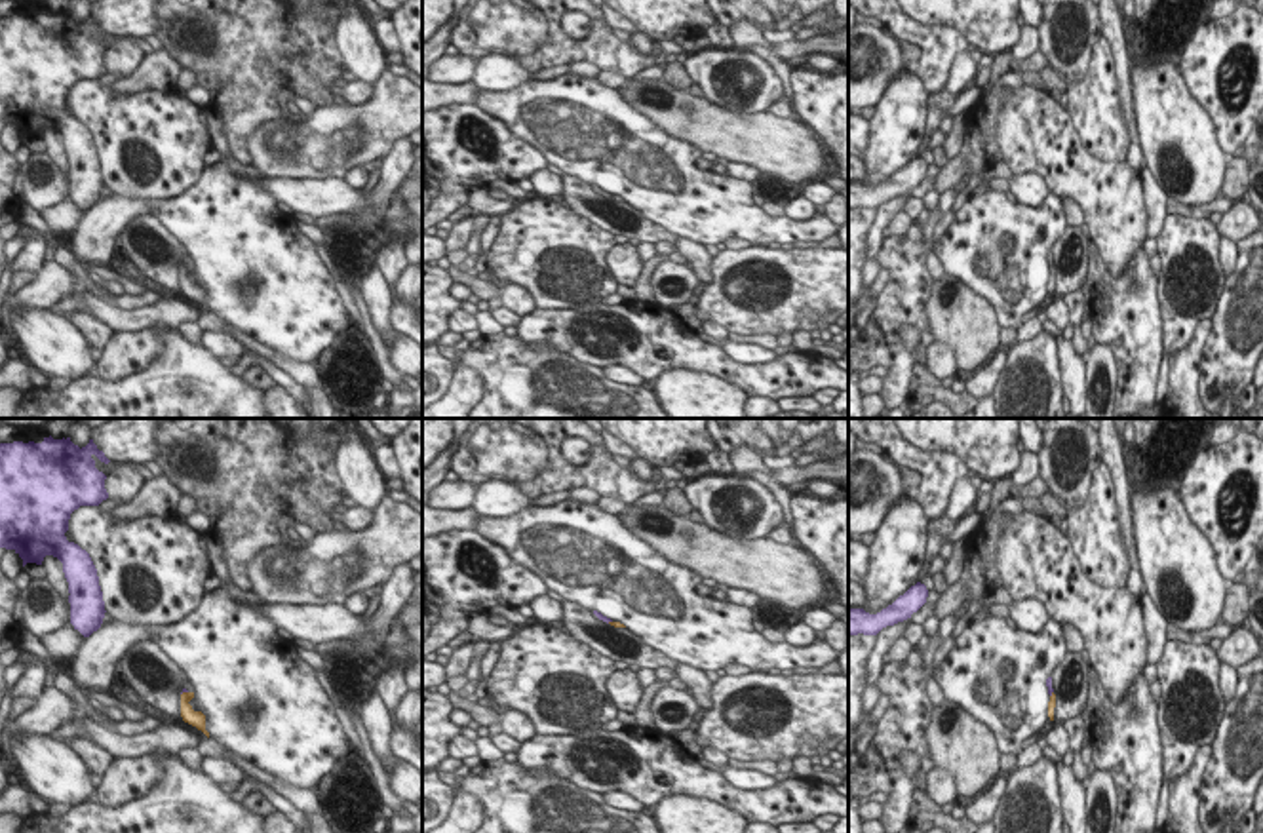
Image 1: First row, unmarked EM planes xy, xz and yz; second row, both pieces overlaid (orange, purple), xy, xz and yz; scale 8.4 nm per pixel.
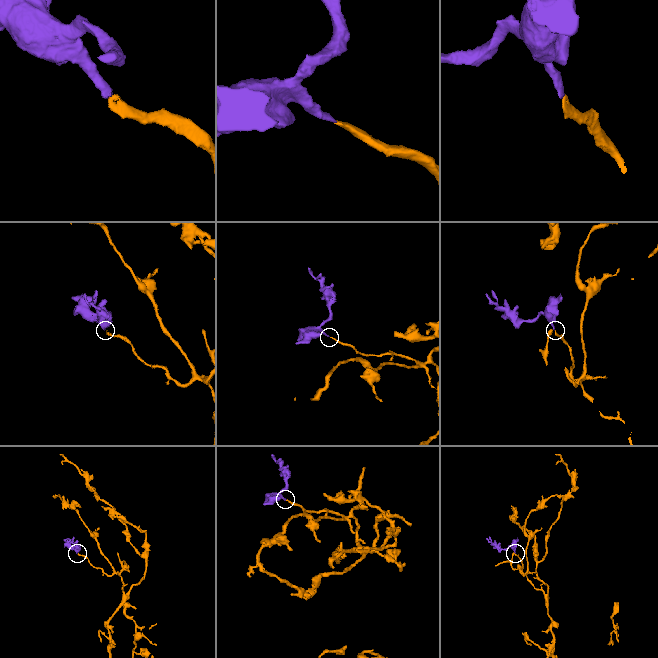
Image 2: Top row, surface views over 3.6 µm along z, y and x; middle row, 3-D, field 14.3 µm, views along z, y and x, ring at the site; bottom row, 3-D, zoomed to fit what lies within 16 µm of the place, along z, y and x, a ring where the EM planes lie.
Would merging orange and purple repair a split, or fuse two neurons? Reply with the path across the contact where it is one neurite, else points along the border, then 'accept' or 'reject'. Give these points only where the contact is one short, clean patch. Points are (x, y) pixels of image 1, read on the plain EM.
way xy (189, 290), (183, 267), (183, 263); accept

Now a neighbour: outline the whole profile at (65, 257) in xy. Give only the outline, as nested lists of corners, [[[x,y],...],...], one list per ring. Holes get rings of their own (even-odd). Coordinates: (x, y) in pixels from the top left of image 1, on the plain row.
[[[57,247],[55,261],[67,266],[74,274],[74,281],[80,289],[87,291],[89,285],[95,285],[84,264],[76,261],[76,255],[65,247]]]

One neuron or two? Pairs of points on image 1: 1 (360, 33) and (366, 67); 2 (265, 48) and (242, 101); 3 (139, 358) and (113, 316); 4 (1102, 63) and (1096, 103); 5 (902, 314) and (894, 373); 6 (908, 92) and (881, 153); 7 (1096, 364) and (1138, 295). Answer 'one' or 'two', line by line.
1: one
2: one
3: two
4: one
5: one
6: one
7: two

